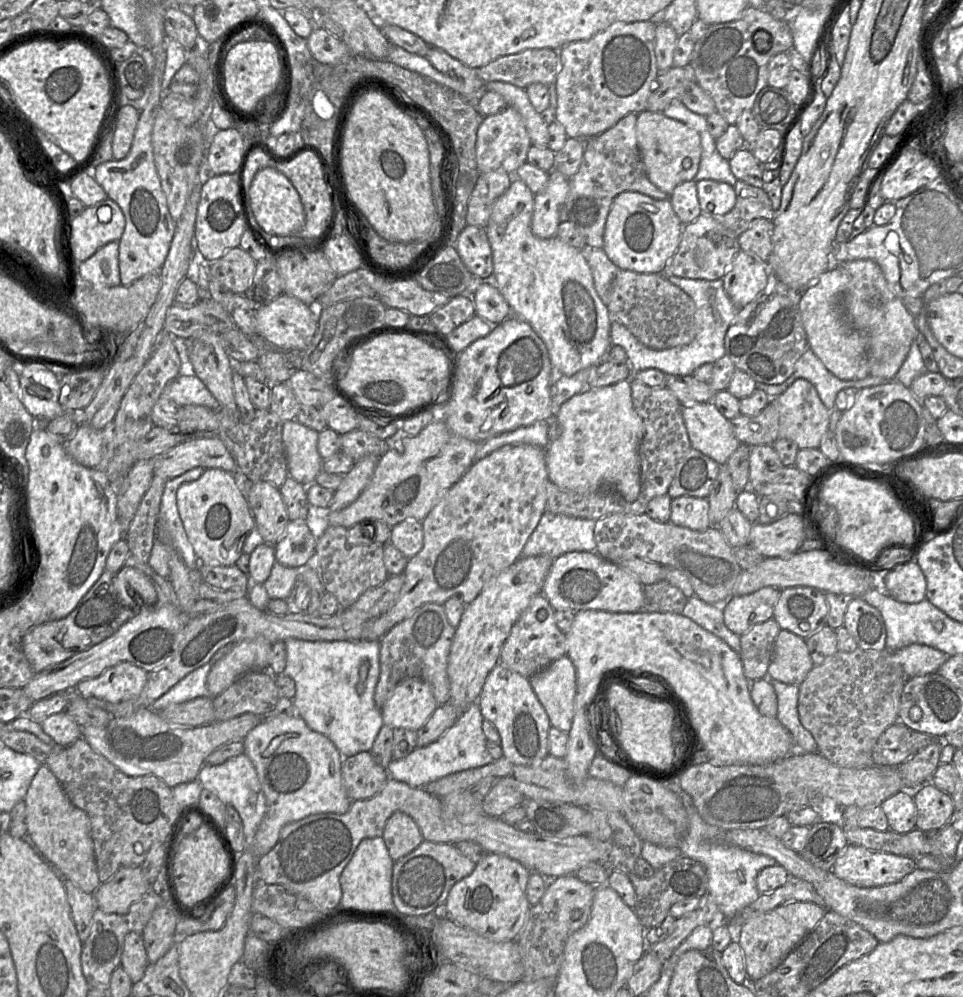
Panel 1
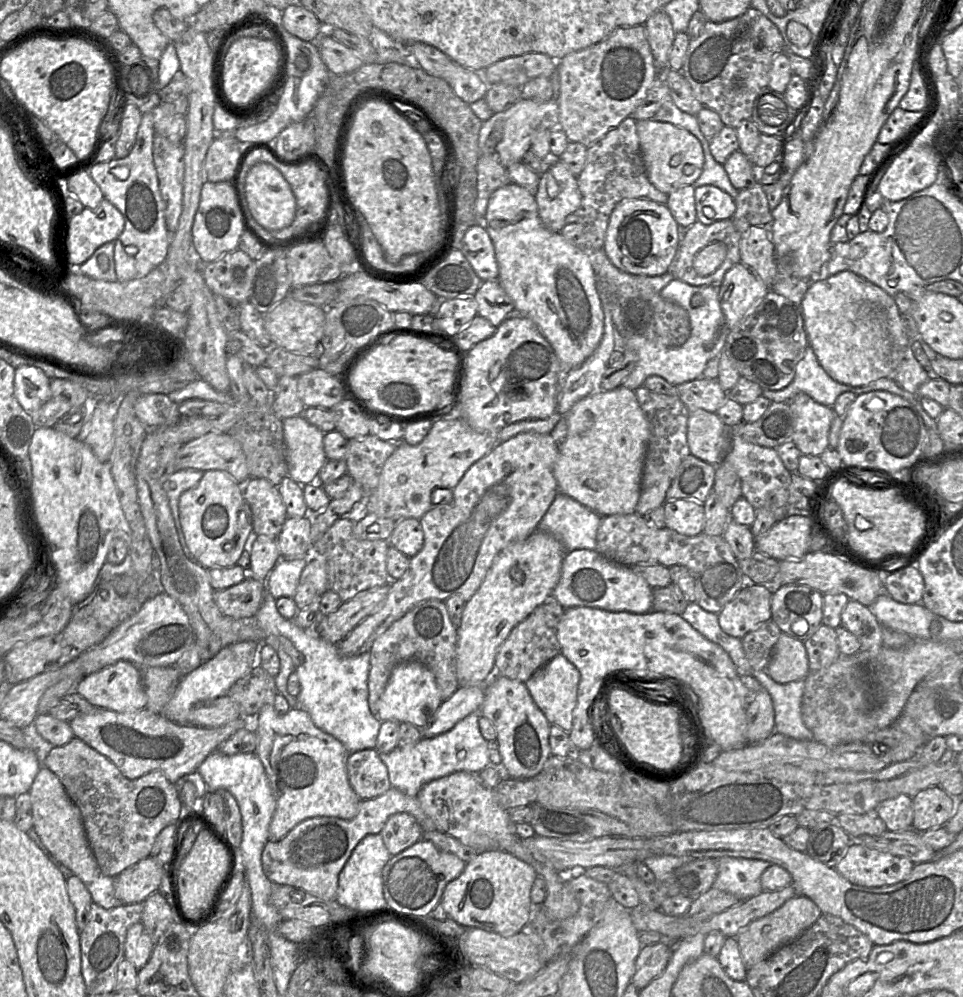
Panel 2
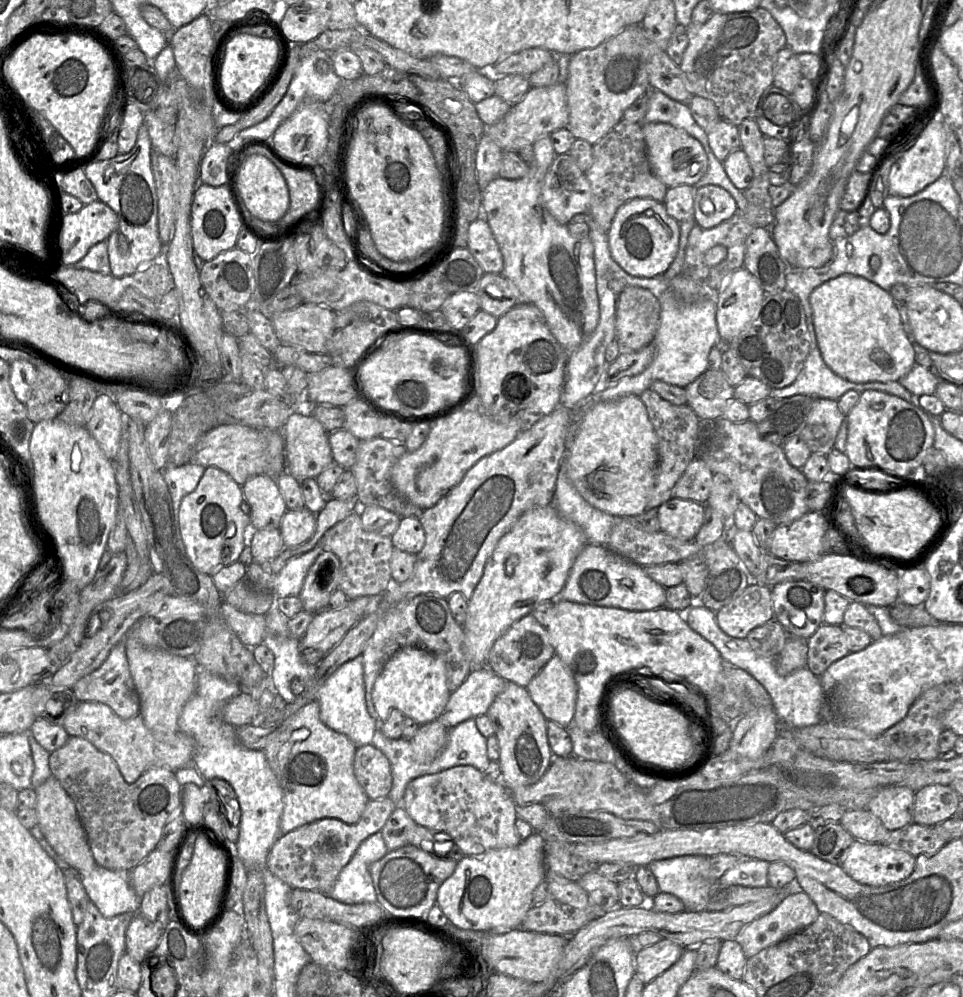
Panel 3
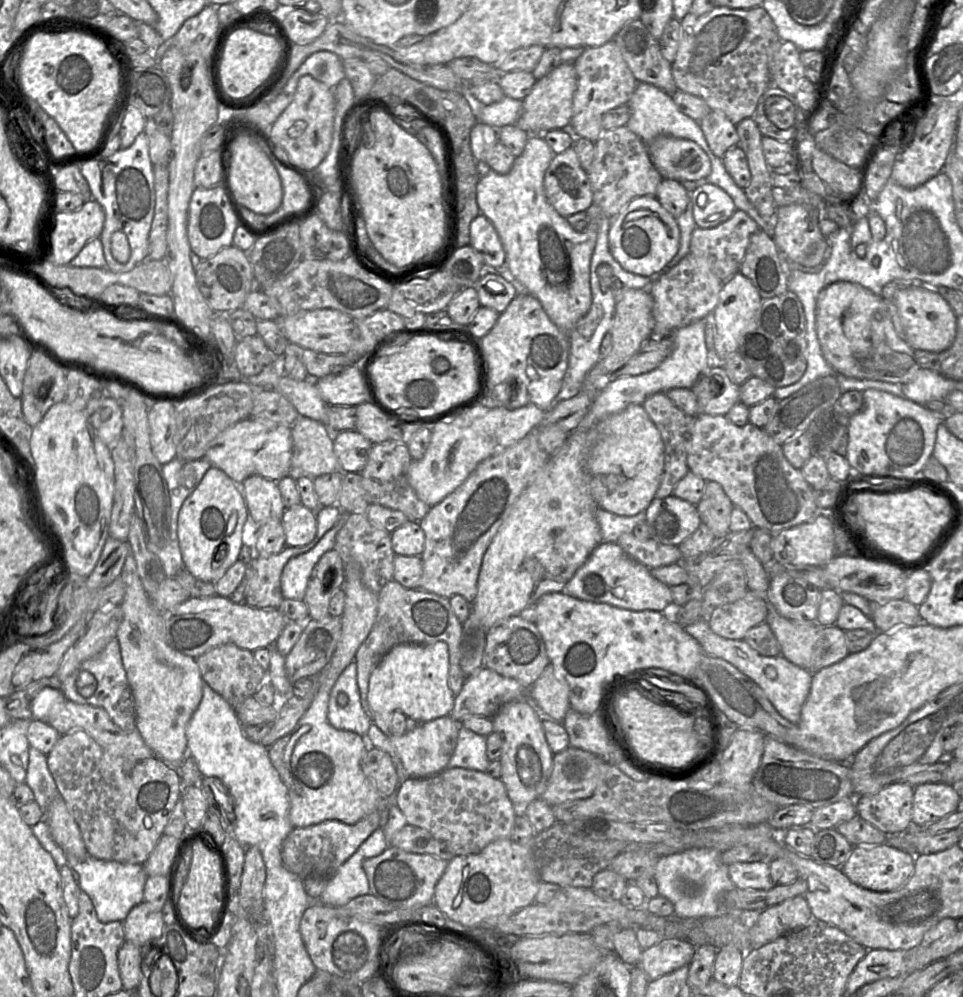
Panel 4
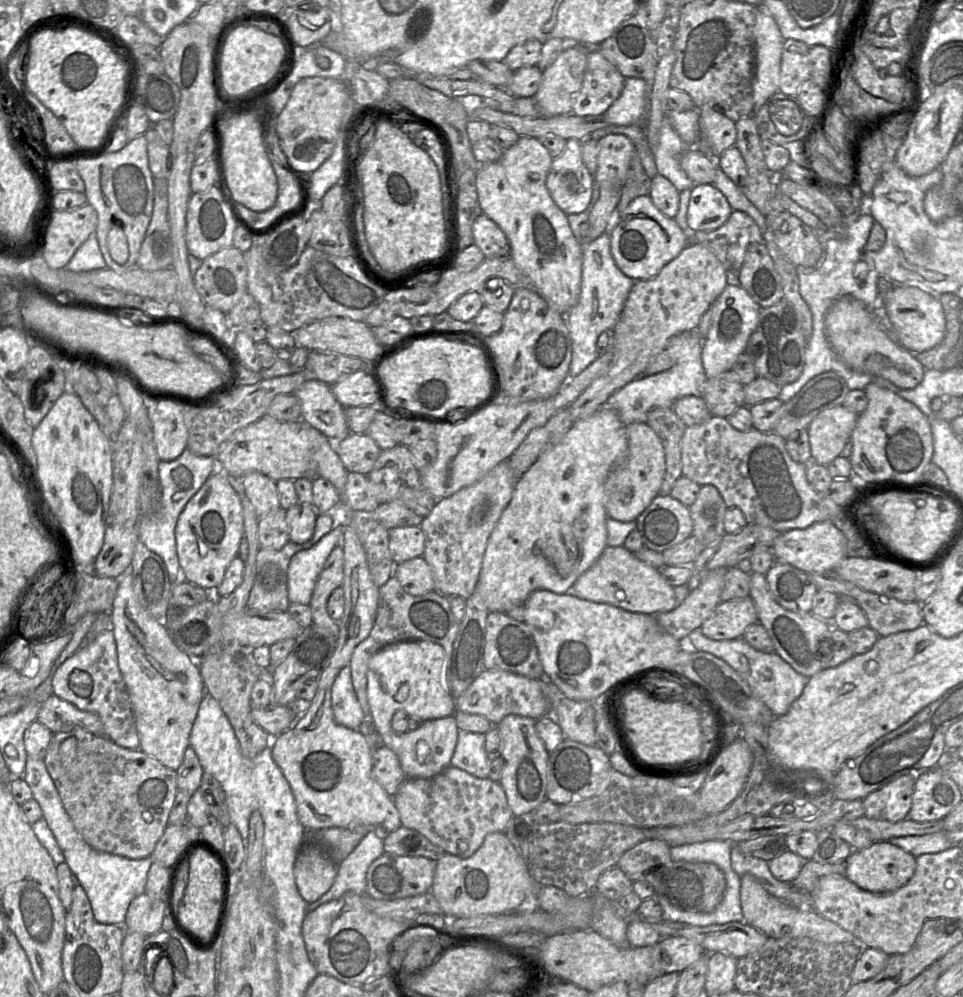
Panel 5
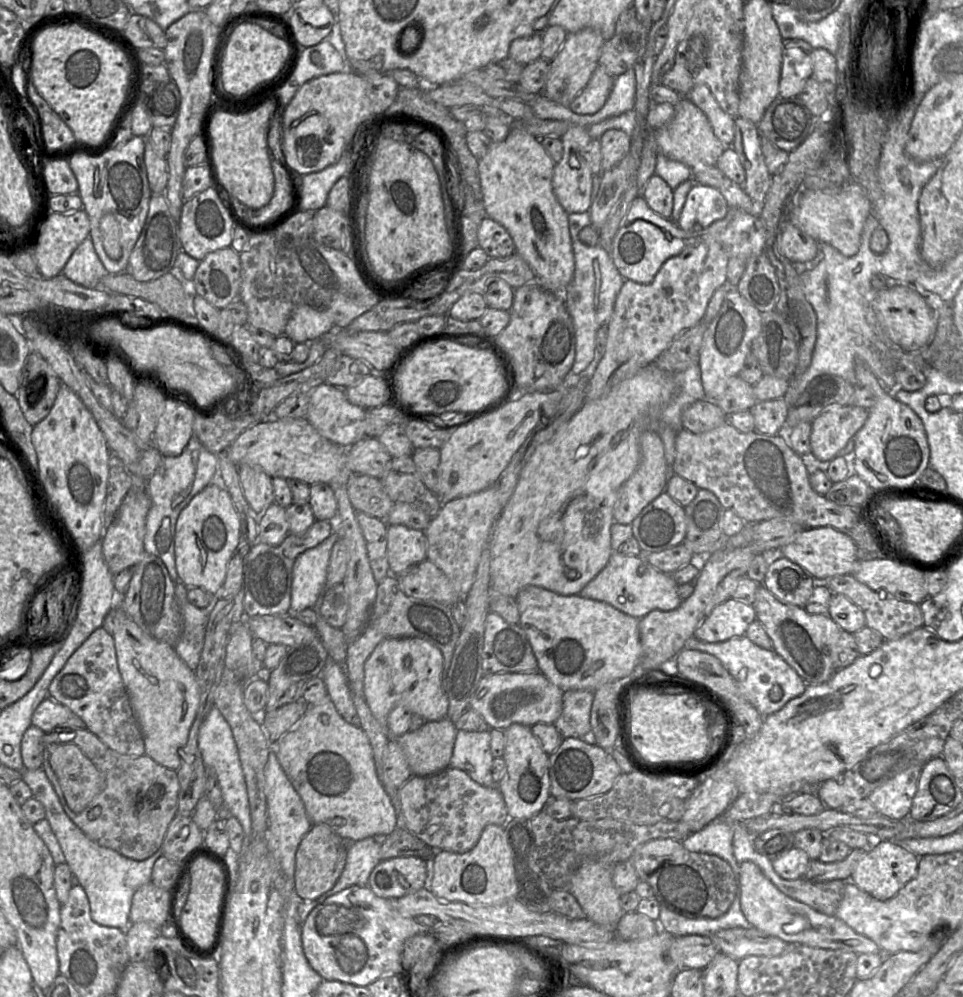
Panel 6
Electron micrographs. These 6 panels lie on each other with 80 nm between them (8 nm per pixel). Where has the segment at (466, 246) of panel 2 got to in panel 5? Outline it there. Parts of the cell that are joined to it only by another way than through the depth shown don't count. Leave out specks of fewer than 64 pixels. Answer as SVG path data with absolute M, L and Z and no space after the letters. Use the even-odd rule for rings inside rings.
M486 215L478 216L472 226L474 244L485 258L511 258L510 245L505 233Z

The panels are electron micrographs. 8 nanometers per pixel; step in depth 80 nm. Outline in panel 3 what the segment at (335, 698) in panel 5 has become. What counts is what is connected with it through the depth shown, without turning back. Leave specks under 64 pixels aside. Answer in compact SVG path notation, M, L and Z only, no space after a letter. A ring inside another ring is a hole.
M361 655L341 665L320 686L316 700L320 706L320 719L326 726L347 736L357 747L372 744L380 722L373 719L367 710Z

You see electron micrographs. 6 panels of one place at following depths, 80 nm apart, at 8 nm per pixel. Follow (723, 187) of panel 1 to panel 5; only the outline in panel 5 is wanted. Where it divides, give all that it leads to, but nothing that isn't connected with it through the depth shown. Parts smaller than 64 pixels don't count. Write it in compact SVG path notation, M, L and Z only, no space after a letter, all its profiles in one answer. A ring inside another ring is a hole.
M695 184L687 212L687 222L694 231L712 231L723 225L732 213L732 208L713 184Z

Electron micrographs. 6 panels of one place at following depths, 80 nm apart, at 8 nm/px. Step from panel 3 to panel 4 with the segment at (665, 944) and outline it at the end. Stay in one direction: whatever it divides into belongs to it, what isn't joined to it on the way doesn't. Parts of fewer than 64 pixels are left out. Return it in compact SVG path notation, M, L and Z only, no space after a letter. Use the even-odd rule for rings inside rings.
M664 938L642 951L639 966L649 980L654 980L689 965L695 949L696 946L687 939Z

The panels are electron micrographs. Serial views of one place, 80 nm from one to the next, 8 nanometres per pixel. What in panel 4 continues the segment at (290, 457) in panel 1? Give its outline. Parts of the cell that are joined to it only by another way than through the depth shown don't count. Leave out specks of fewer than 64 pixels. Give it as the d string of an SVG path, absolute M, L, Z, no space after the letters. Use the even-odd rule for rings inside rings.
M299 416L291 426L293 473L310 477L340 471L334 451L333 433L325 423Z

